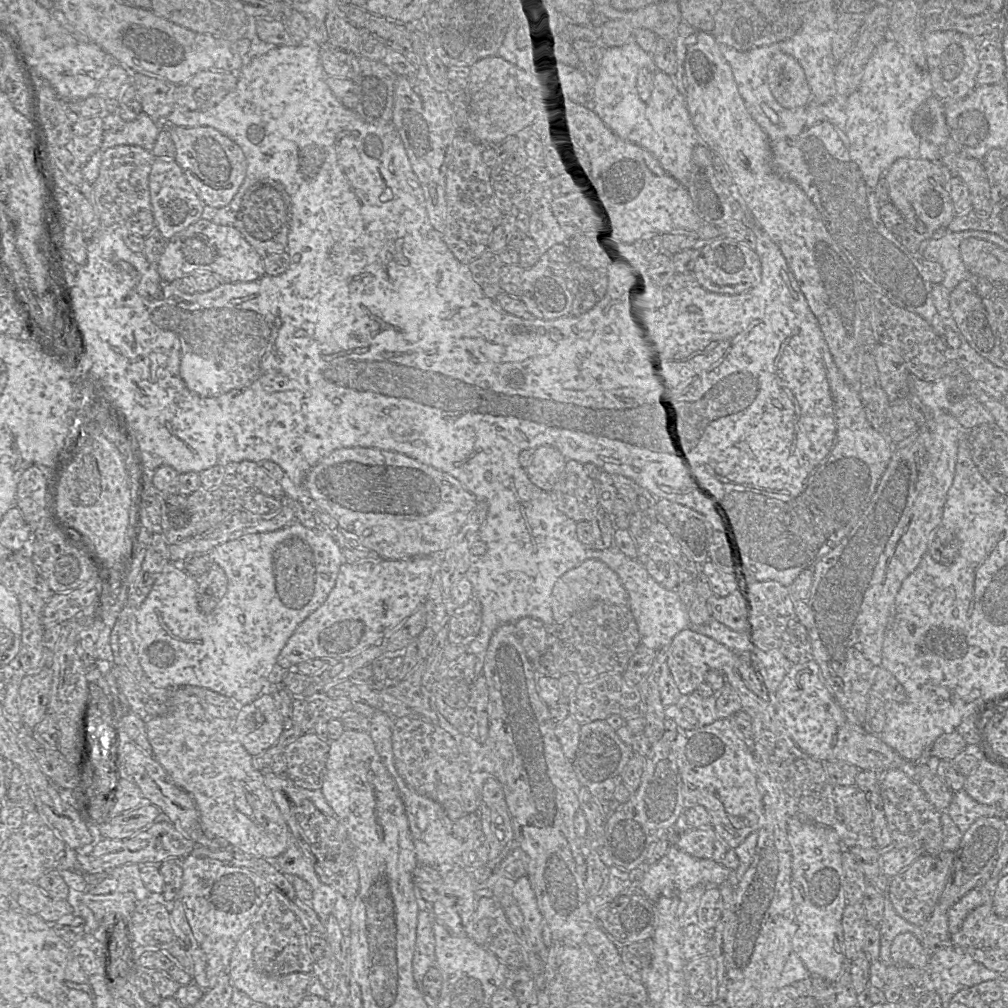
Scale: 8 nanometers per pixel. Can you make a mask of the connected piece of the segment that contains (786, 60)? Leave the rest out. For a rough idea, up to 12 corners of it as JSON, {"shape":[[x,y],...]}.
{"shape":[[774,55],[767,78],[784,108],[812,99],[804,70],[791,55]]}

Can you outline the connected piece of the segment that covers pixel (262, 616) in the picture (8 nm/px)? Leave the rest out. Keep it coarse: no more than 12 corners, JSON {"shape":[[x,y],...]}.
{"shape":[[297,521],[211,550],[211,616],[170,561],[135,612],[155,687],[240,706],[345,559]]}

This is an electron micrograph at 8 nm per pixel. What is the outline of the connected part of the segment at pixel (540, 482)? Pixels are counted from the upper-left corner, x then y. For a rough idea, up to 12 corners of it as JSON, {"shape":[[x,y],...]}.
{"shape":[[549,445],[536,447],[526,469],[546,492],[557,482],[567,458]]}

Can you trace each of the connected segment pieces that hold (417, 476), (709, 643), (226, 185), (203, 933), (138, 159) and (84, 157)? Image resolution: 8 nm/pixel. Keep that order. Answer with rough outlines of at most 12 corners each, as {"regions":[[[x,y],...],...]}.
{"regions":[[[346,447],[303,487],[388,560],[442,554],[478,501],[402,452]],[[690,628],[669,645],[667,667],[682,695],[708,671],[733,673],[737,654]],[[209,126],[167,129],[175,161],[207,206],[228,205],[242,149]],[[191,854],[166,907],[205,993],[271,888]],[[136,145],[103,152],[92,183],[104,229],[157,230],[149,191],[155,157]],[[103,118],[75,119],[68,149],[82,167],[101,148]]]}

